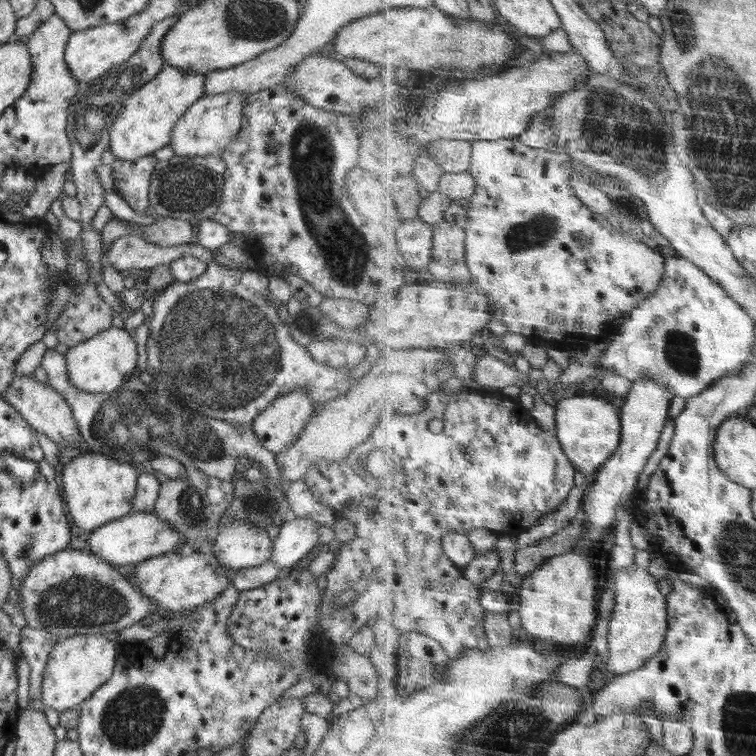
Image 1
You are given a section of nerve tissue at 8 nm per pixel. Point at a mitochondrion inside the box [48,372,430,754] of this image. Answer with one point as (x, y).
(131, 719)

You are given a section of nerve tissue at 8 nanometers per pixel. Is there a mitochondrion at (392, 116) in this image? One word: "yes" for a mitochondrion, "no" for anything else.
no

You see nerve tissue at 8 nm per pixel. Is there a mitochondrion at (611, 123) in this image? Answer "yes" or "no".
yes

